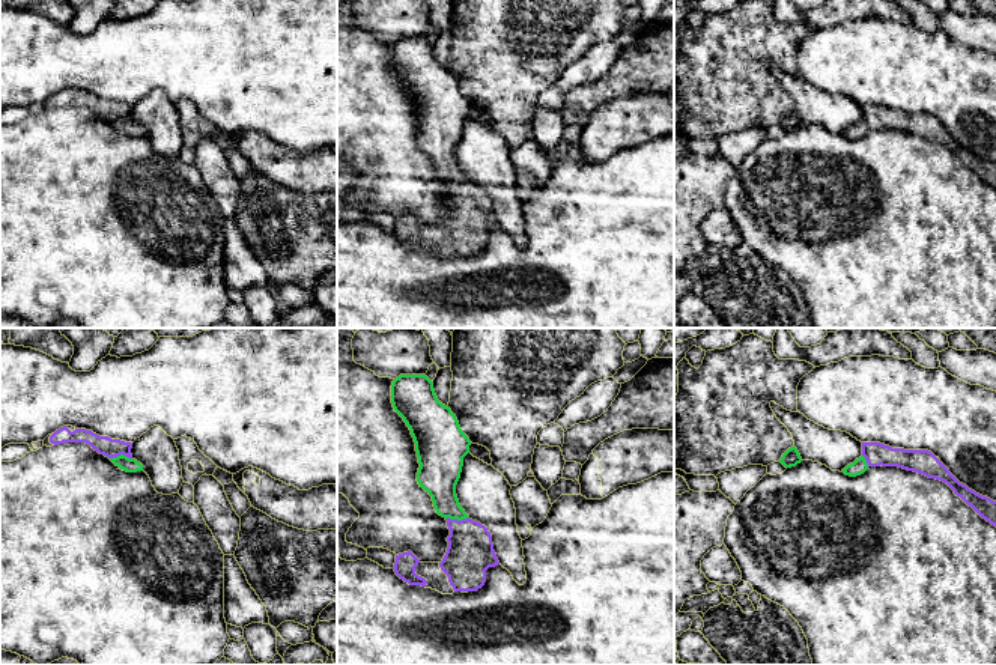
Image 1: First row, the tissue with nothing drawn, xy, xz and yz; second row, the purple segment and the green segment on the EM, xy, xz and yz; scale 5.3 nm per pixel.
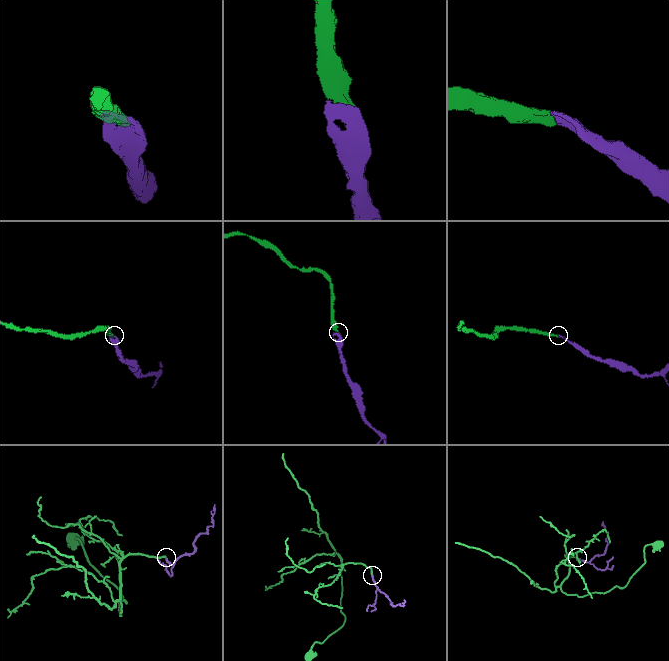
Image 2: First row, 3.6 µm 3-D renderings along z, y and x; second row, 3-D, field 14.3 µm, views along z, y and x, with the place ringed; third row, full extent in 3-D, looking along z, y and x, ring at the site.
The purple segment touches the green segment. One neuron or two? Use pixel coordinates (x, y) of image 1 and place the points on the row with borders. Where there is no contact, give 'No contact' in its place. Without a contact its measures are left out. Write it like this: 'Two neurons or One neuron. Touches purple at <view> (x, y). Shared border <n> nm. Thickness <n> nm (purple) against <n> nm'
One neuron. Touches purple at xy (119, 455). Shared border 150 nm. Thickness 100 nm (purple) against 80 nm

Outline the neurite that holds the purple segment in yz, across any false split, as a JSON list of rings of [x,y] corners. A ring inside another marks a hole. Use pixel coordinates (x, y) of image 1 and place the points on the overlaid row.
[[[862,442],[862,456],[843,472],[850,477],[864,474],[870,466],[898,466],[946,483],[957,496],[982,519],[996,527],[996,501],[976,493],[960,483],[949,469],[928,450],[892,448],[880,442]]]

